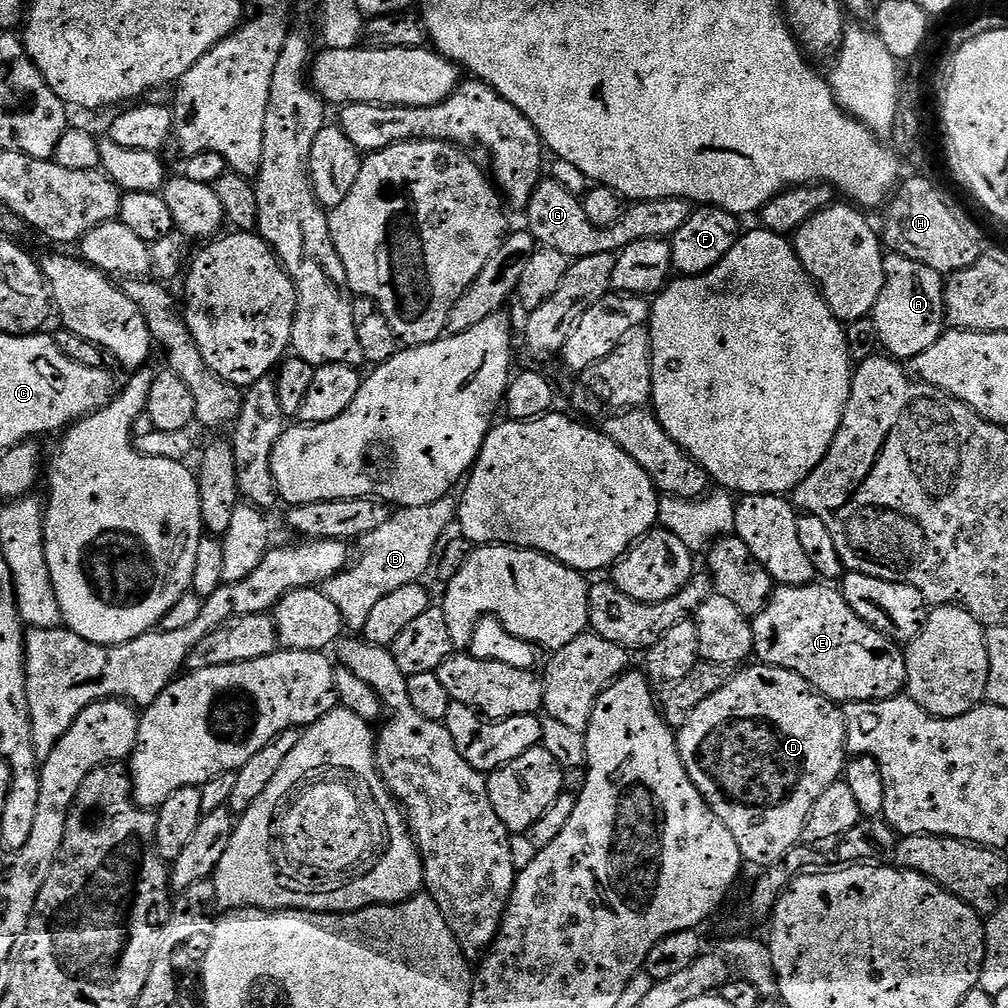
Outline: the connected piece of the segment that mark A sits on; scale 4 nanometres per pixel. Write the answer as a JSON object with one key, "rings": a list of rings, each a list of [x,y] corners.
{"rings":[[[885,255],[882,294],[872,311],[874,326],[878,326],[880,348],[902,362],[912,362],[918,354],[930,350],[946,330],[944,289],[946,280],[941,273],[922,266],[905,256]]]}

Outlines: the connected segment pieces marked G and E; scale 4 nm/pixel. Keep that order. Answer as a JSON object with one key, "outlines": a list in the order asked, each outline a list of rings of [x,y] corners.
{"outlines":[[[[551,178],[541,179],[534,190],[526,209],[528,215],[527,231],[536,239],[537,245],[550,250],[562,250],[569,261],[590,258],[590,254],[619,253],[630,242],[642,242],[642,238],[671,238],[690,218],[694,209],[693,201],[682,198],[658,198],[657,200],[638,200],[629,203],[626,214],[610,226],[603,228],[590,222],[581,197],[576,196],[566,186]]],[[[828,582],[779,585],[773,591],[765,608],[752,620],[752,633],[754,634],[754,656],[759,663],[772,664],[775,668],[785,668],[791,672],[796,672],[802,678],[806,678],[806,682],[810,682],[816,691],[821,692],[828,700],[835,700],[841,706],[857,704],[858,702],[870,702],[871,700],[889,700],[892,696],[901,695],[908,683],[904,648],[901,645],[896,645],[899,643],[891,635],[885,634],[881,629],[871,628],[862,618],[858,618],[858,614],[854,614],[854,610],[848,605],[848,599],[845,598],[843,591]]]]}

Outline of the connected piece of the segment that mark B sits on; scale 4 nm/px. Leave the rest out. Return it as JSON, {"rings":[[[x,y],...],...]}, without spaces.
{"rings":[[[455,495],[443,496],[438,502],[413,508],[397,507],[383,526],[360,537],[360,557],[353,559],[343,572],[324,581],[322,590],[342,614],[349,629],[363,630],[366,618],[374,611],[374,605],[386,594],[402,590],[402,586],[415,584],[433,567],[438,549],[445,539],[444,531],[453,527],[458,516],[458,500]]]}

